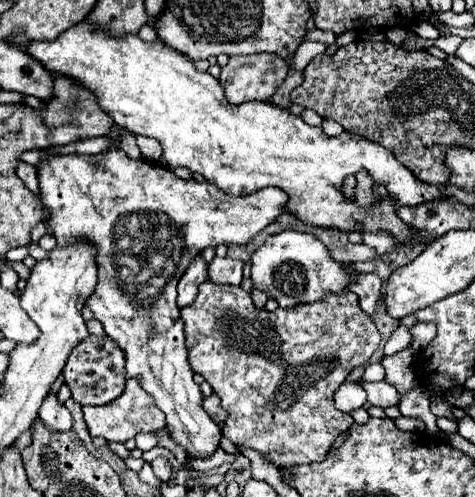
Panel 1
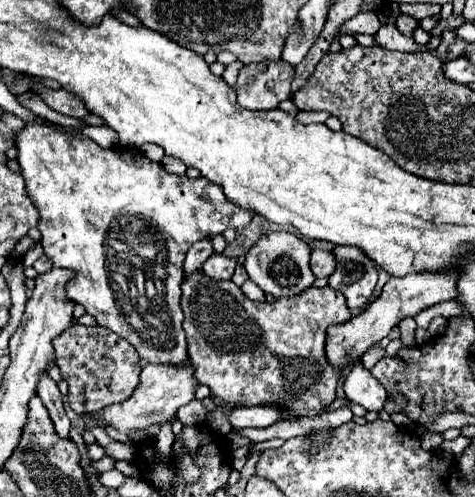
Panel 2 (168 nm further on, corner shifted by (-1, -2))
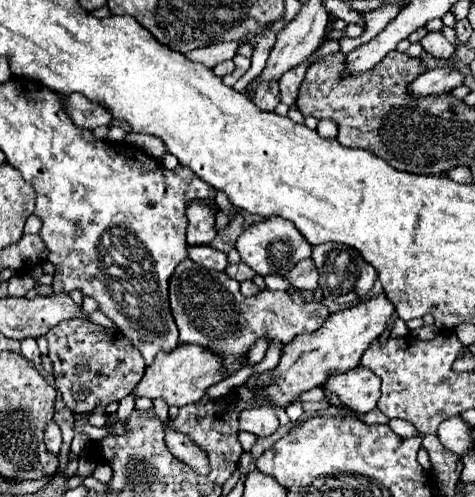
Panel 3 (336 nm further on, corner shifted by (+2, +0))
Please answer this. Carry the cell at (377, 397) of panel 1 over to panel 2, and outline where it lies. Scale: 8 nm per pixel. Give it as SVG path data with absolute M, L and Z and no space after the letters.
M361 364L353 366L353 370L345 376L345 394L351 402L361 404L365 410L383 410L387 402L387 390L383 384L371 376L369 370L365 370Z

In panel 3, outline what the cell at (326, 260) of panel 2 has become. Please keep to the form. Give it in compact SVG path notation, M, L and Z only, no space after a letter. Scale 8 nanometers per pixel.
M310 258L300 260L284 278L292 288L302 292L314 292L318 288L318 270Z

